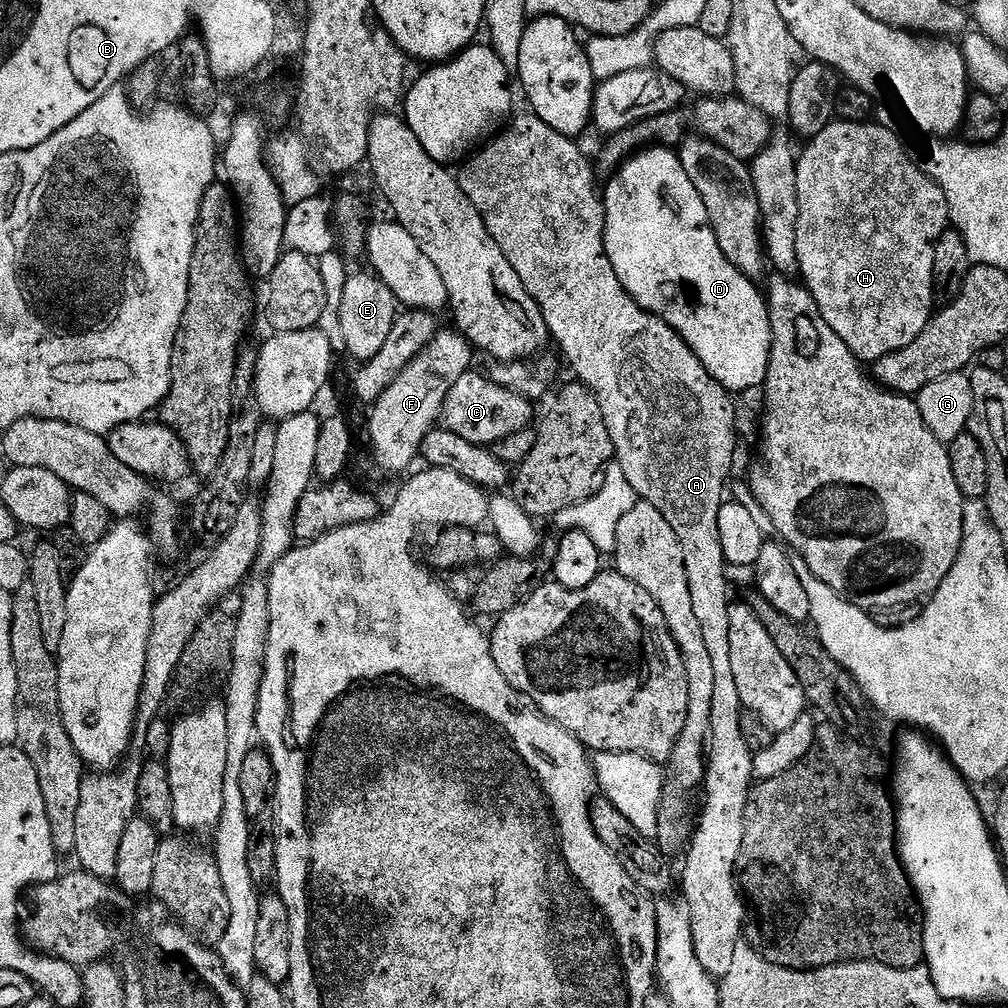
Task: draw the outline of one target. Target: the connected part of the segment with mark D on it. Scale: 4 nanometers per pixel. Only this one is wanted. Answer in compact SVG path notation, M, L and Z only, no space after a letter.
M648 146L637 151L635 155L624 161L622 167L611 177L612 182L608 189L603 189L602 199L604 201L604 245L606 254L614 266L614 274L622 282L622 286L638 302L642 310L650 314L660 316L676 331L684 341L690 346L690 350L706 366L706 370L718 383L730 394L736 392L748 392L751 388L763 389L764 381L768 378L768 363L770 362L770 346L772 345L772 327L770 326L770 314L768 313L768 301L765 293L760 292L753 281L747 280L741 272L735 268L722 254L722 246L718 246L718 238L712 229L710 218L706 214L706 205L702 202L702 194L694 186L690 174L682 166L679 155L668 146Z

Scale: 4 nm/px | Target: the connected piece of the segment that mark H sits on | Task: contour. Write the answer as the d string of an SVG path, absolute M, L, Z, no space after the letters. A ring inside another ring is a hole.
M833 122L828 124L822 134L811 137L807 141L808 149L799 153L796 162L796 185L798 186L798 222L796 233L798 234L798 260L803 283L812 291L812 296L820 307L822 318L830 322L834 334L846 342L849 350L855 354L861 362L875 362L886 354L894 354L928 325L934 315L934 246L938 238L949 227L948 203L946 194L932 181L931 176L924 171L919 163L912 161L910 153L904 149L904 144L895 136L892 128L884 128L878 122L861 122L849 124L847 122Z

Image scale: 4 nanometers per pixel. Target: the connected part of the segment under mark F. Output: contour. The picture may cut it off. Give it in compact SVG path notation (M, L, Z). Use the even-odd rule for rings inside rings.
M439 331L435 339L420 351L418 358L414 358L410 366L406 366L406 370L402 370L402 374L376 399L375 404L371 405L372 417L368 420L368 440L372 443L372 456L376 459L377 466L384 472L405 471L404 473L407 473L409 471L407 468L421 455L426 434L430 434L441 419L444 399L455 389L458 378L473 371L474 349L471 341L464 336L463 332L451 331Z

